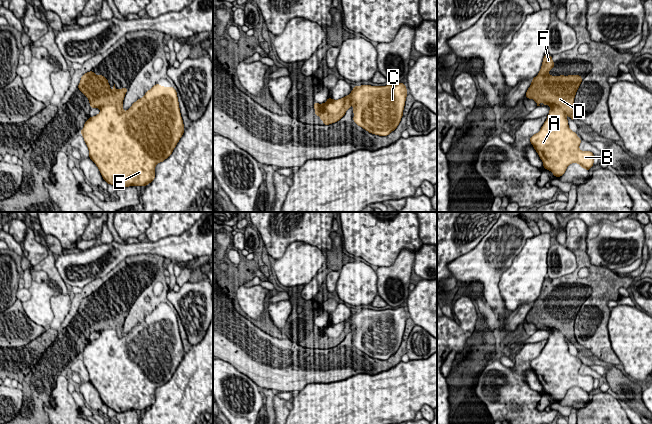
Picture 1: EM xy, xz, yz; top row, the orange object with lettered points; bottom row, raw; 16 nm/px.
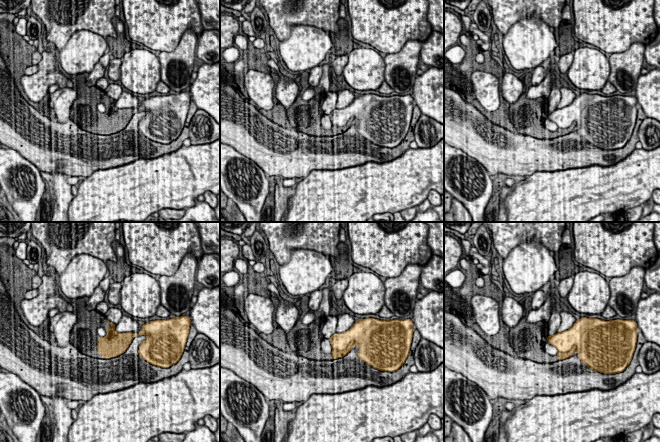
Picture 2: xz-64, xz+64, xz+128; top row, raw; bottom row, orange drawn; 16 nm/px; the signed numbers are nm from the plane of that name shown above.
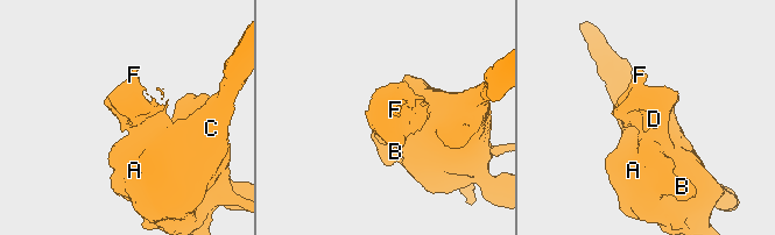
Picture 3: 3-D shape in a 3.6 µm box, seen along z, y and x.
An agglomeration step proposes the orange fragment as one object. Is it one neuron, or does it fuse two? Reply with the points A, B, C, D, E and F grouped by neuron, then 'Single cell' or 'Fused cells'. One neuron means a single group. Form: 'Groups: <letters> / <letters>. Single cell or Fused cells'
Groups: A B C E / D F. Fused cells

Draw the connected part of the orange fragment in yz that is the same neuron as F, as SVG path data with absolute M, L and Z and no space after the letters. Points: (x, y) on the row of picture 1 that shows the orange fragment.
M545 54L540 72L532 79L525 97L534 99L537 106L542 102L550 109L558 106L572 120L574 119L574 98L582 82L580 75L552 76L548 71L554 67L552 56Z

